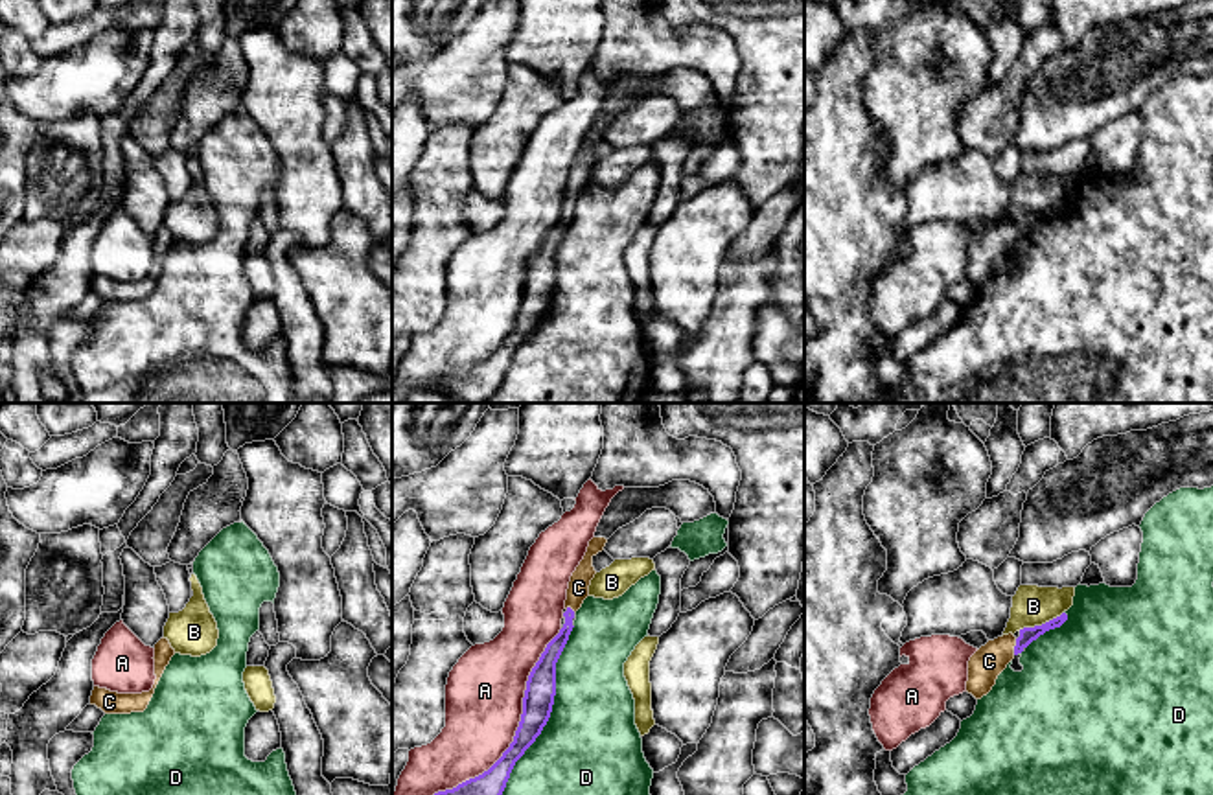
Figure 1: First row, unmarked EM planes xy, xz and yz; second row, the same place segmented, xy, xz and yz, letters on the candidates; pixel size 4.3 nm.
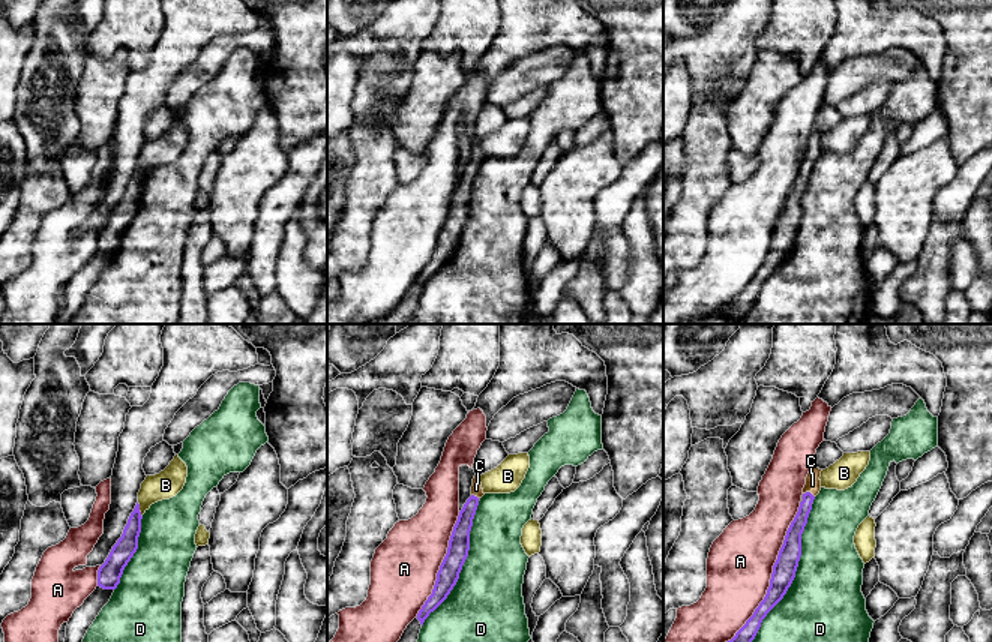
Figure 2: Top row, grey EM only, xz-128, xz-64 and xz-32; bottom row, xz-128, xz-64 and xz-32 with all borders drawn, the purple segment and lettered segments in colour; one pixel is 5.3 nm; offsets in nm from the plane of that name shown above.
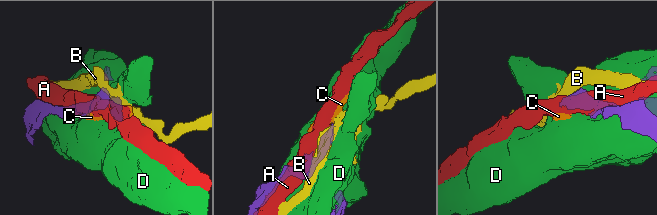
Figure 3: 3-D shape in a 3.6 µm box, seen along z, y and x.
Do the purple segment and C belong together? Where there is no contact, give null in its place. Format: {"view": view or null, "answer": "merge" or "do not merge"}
{"view": "yz", "answer": "merge"}

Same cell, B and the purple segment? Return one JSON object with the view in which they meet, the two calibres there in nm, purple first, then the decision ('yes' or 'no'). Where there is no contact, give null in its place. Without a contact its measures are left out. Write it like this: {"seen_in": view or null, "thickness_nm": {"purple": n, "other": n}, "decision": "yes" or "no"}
{"seen_in": "yz", "thickness_nm": {"purple": 70, "other": 180}, "decision": "no"}

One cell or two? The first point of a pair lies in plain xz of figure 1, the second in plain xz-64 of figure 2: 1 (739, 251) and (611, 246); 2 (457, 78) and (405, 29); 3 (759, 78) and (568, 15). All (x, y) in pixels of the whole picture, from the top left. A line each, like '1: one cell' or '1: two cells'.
1: one cell
2: one cell
3: two cells

